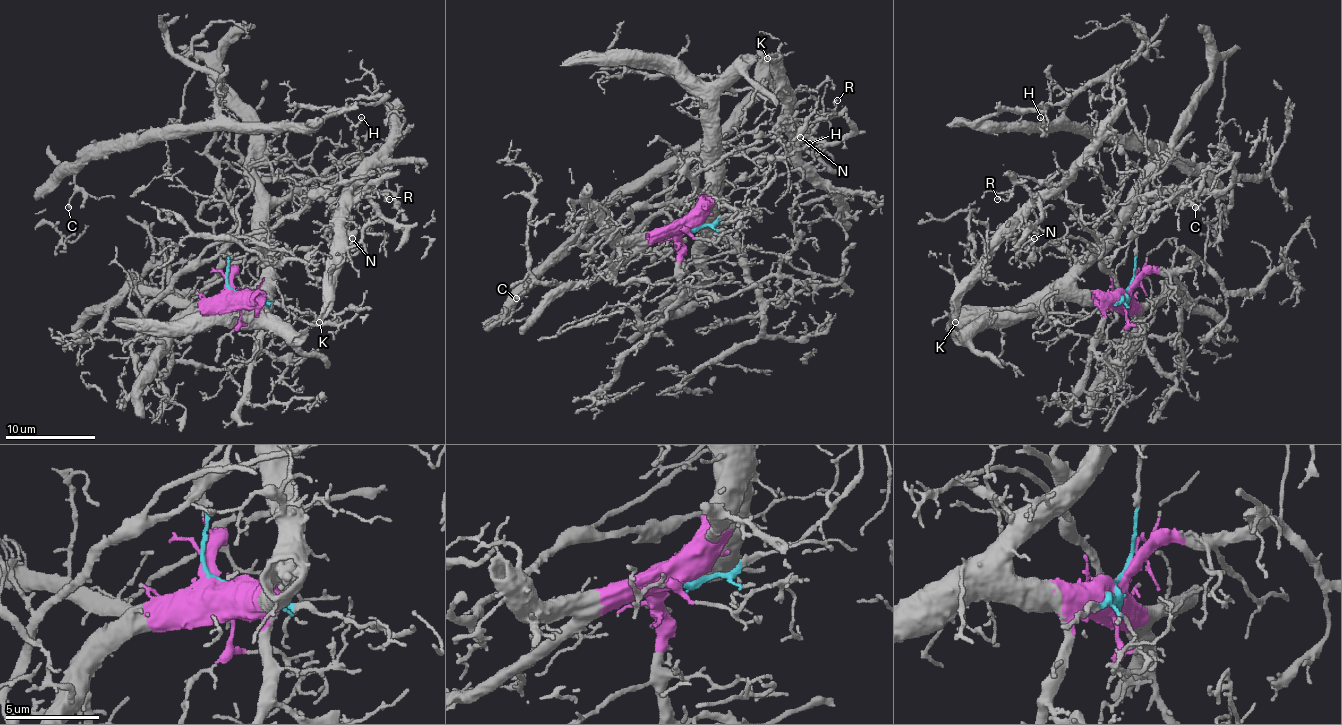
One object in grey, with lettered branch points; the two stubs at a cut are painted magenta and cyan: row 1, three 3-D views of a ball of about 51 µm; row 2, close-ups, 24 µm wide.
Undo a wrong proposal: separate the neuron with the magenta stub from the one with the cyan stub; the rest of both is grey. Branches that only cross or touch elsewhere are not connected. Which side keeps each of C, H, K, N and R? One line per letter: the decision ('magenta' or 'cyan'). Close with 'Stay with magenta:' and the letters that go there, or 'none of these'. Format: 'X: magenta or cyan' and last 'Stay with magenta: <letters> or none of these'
C: cyan
H: cyan
K: magenta
N: magenta
R: magenta
Stay with magenta: K, N, R

